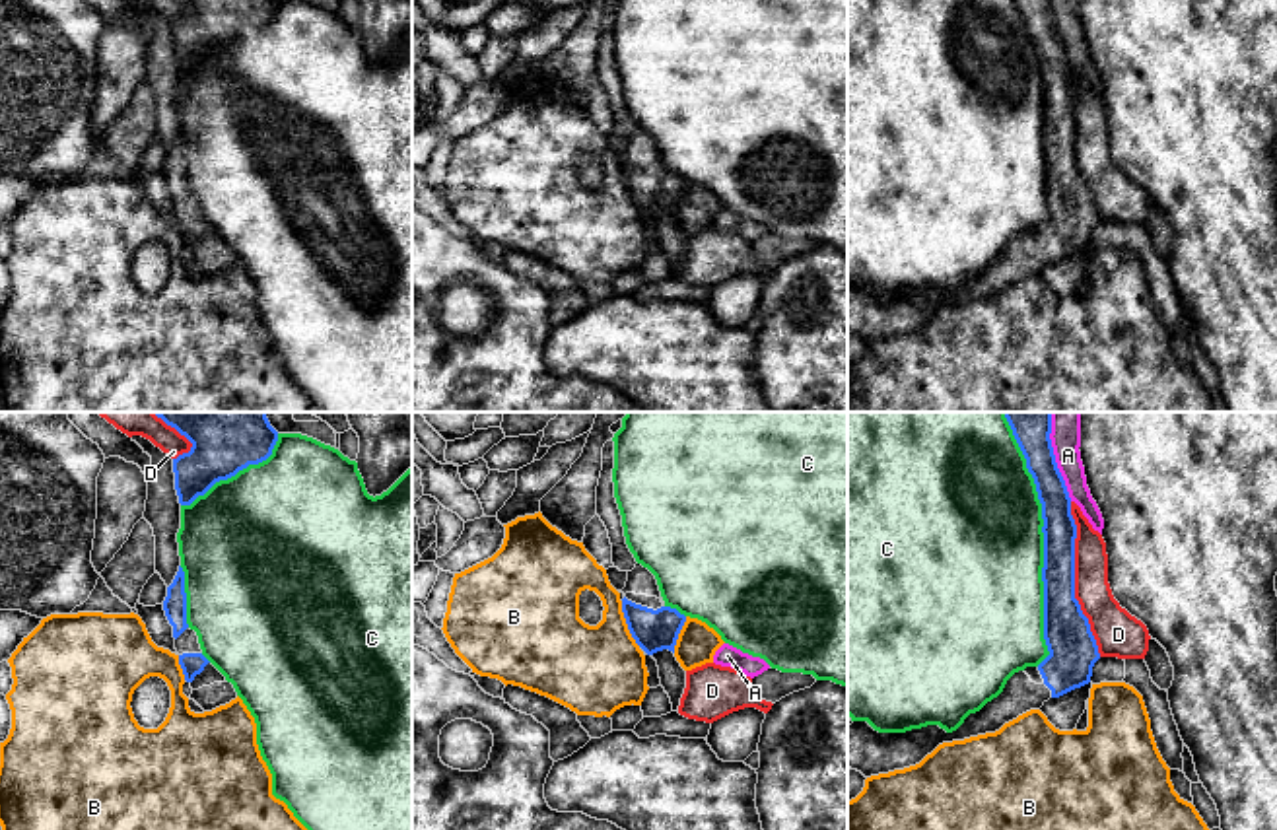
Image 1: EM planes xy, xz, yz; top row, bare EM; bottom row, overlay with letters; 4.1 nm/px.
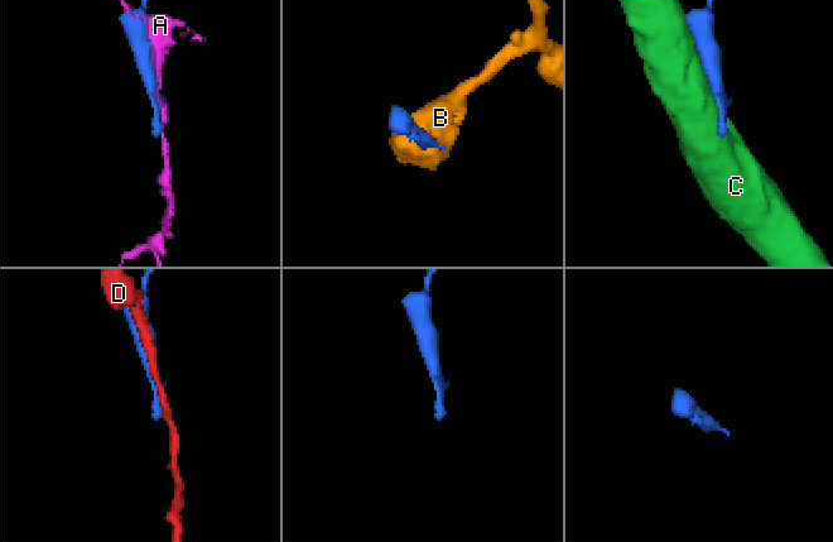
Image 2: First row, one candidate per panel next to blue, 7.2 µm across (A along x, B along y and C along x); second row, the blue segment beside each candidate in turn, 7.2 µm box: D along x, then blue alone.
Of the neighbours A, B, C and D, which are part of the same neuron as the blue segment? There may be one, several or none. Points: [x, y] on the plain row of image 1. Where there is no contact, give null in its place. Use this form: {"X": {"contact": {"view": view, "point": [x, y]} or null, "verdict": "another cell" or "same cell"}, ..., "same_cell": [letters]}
{"A": {"contact": {"view": "yz", "point": [1058, 34]}, "verdict": "another cell"}, "B": {"contact": {"view": "xz", "point": [626, 187]}, "verdict": "another cell"}, "C": {"contact": {"view": "yz", "point": [1044, 115]}, "verdict": "another cell"}, "D": {"contact": {"view": "yz", "point": [1073, 144]}, "verdict": "another cell"}, "same_cell": []}

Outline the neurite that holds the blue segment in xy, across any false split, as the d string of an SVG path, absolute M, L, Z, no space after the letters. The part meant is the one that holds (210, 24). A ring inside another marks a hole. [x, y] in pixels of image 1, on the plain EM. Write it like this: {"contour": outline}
{"contour": "M185 0L192 12L173 23L181 70L190 70L216 47L235 41L272 19L278 0Z"}

